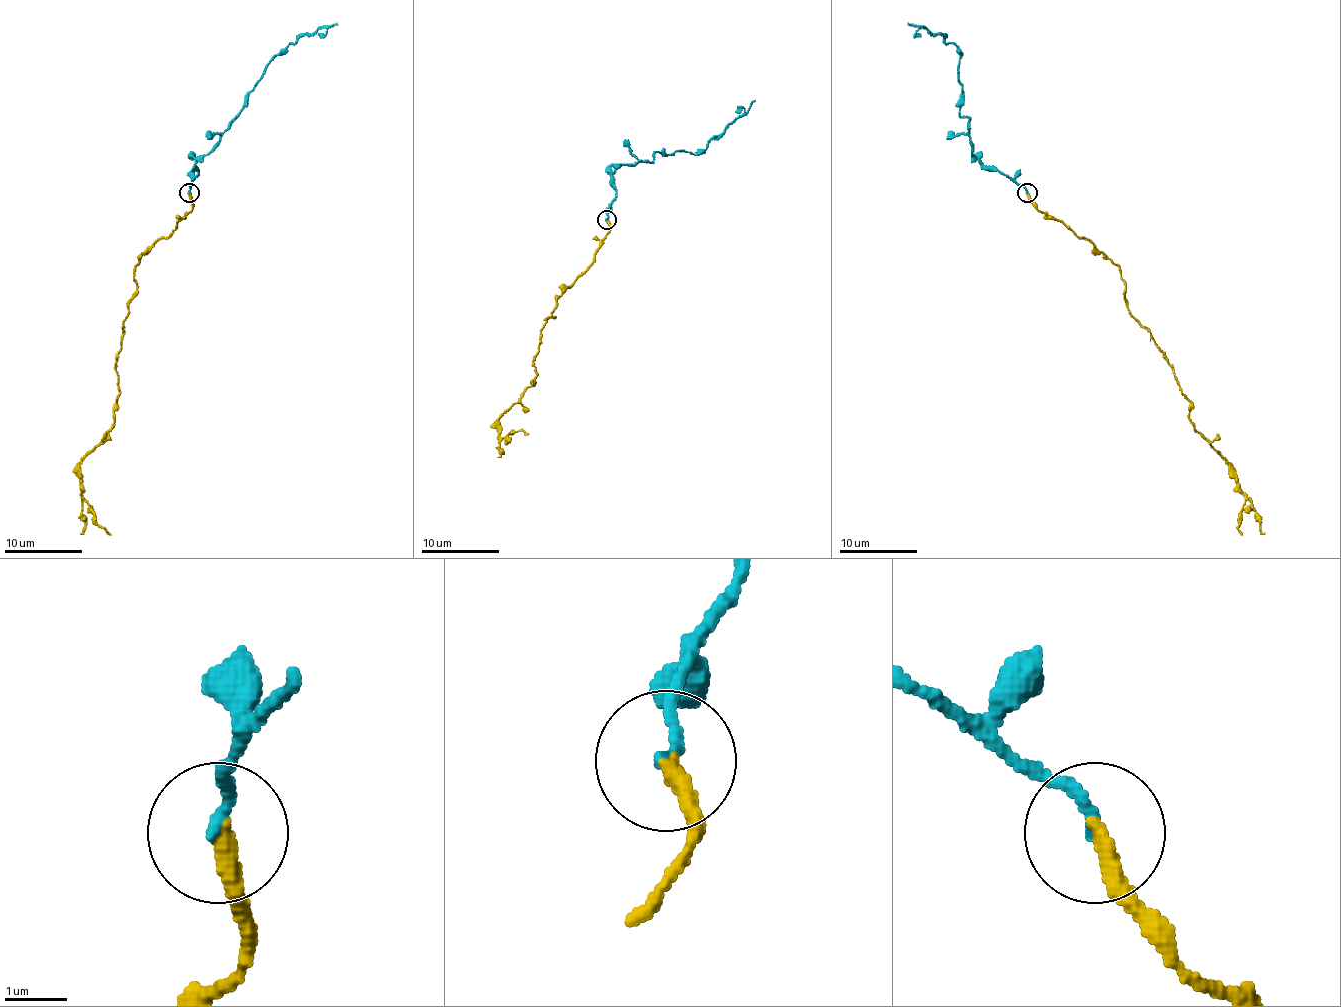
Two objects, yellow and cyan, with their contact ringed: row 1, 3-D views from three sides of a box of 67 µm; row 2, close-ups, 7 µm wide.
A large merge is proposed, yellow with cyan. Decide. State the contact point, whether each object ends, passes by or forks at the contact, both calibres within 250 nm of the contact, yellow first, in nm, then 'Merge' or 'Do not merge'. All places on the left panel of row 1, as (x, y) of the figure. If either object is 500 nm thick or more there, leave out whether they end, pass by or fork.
Place: (189, 193). At the ring yellow ends. At the ring cyan ends. Thickness 320 nm (yellow) against 190 nm. Merge

